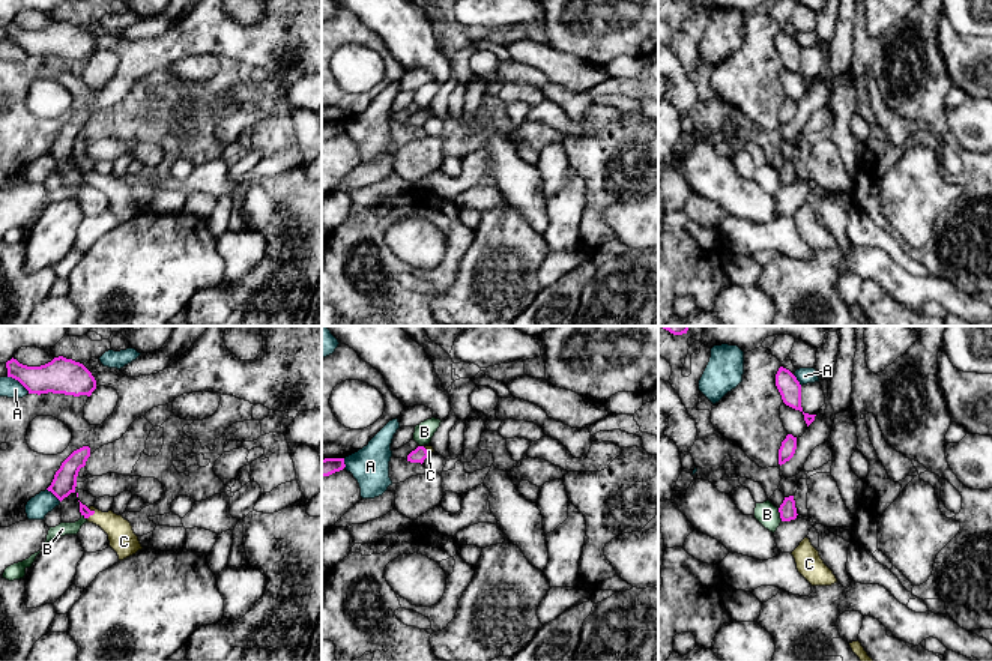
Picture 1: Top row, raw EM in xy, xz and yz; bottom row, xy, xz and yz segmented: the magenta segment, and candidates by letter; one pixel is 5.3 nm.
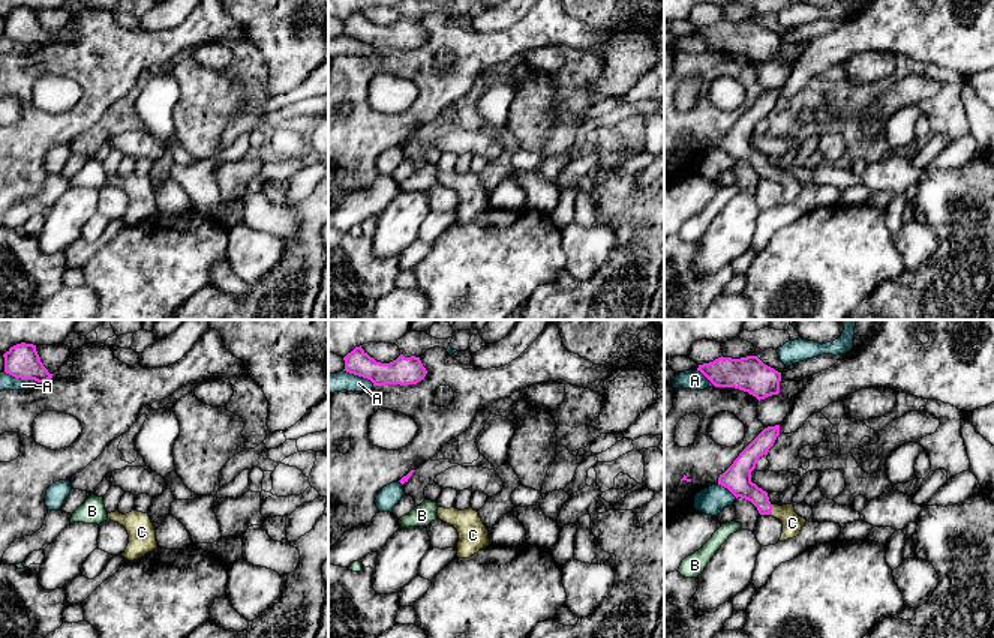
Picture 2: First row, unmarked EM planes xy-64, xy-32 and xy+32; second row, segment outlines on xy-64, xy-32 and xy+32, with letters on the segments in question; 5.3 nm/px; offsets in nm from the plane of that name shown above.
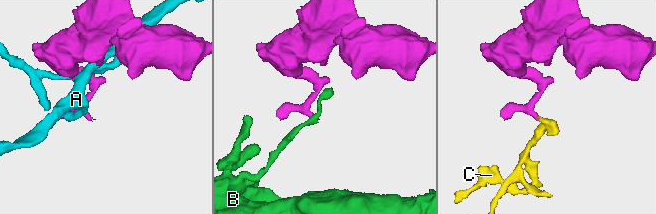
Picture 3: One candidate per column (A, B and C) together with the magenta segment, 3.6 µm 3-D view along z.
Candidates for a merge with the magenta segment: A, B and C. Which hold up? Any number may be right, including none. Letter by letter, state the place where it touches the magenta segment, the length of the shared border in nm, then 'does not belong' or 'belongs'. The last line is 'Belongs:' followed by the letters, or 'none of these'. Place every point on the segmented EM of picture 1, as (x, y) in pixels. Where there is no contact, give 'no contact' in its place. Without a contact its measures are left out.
A: xy (18, 380) | 160 nm | does not belong
B: yz (780, 514) | 80 nm | does not belong
C: xy (92, 514) | 70 nm | belongs
Belongs: C

